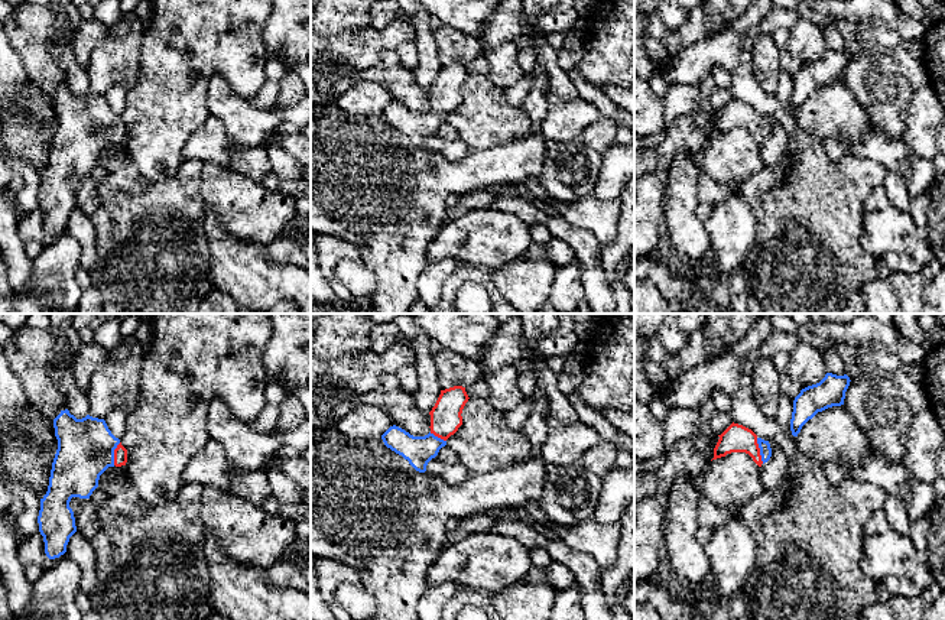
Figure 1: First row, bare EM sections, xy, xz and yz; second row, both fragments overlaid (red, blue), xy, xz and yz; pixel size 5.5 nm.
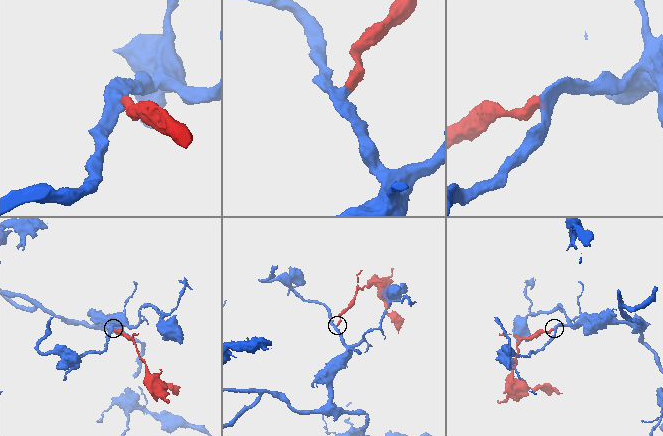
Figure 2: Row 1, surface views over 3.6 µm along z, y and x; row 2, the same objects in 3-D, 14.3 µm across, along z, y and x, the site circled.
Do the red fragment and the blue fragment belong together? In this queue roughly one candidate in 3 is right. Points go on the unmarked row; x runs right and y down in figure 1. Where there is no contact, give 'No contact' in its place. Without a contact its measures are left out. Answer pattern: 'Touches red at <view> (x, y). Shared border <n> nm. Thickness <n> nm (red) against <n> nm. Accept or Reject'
Touches red at yz (759, 127). Shared border 150 nm. Thickness 160 nm (red) against 60 nm. Accept

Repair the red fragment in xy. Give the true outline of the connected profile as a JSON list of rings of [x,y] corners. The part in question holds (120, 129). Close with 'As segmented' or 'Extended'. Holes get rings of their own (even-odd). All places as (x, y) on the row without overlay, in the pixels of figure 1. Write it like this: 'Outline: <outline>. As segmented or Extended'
Outline: [[[65,85],[53,95],[53,104],[58,126],[38,192],[49,236],[64,231],[69,214],[77,208],[71,175],[90,175],[98,163],[100,152],[108,143],[127,139],[127,126],[104,95],[90,91],[77,95]]]. Extended

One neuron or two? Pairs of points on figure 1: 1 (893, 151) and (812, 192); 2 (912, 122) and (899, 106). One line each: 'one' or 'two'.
1: two
2: two

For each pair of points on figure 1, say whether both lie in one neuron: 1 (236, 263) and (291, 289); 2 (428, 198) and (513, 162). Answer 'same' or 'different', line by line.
1: same
2: same

